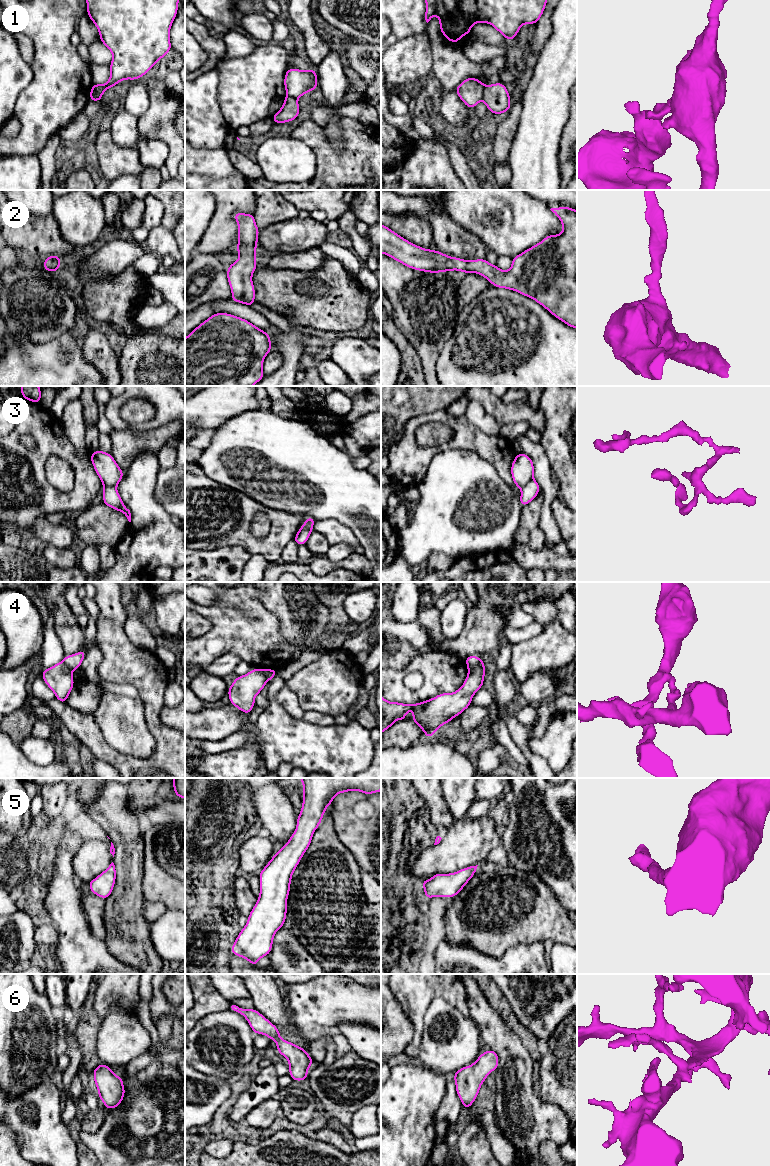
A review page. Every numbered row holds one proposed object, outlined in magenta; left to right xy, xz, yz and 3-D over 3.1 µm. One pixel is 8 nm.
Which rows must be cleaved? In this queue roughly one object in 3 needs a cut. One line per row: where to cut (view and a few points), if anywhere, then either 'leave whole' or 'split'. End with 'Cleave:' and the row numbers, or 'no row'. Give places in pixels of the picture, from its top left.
1: cut yz (485, 86), (482, 92), (482, 99); split
2: cut none; leave whole
3: cut xy (103, 484), (115, 487); split
4: cut yz (481, 659), (477, 664), (468, 669); split
5: cut none; leave whole
6: cut none; leave whole
Cleave: 1, 3, 4

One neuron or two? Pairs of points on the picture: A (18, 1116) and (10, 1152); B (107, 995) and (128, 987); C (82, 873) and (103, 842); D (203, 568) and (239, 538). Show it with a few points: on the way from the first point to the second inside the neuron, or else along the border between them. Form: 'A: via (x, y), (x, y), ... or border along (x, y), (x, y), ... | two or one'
A: border along (10, 1127), (17, 1140), (21, 1155) | two
B: via (112, 990), (116, 987), (123, 987) | one
C: via (87, 865), (97, 850) | one
D: border along (216, 547), (241, 546), (251, 554) | two

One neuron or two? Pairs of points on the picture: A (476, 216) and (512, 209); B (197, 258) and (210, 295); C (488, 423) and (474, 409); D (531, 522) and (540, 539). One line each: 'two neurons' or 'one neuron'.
A: one neuron
B: one neuron
C: one neuron
D: two neurons

